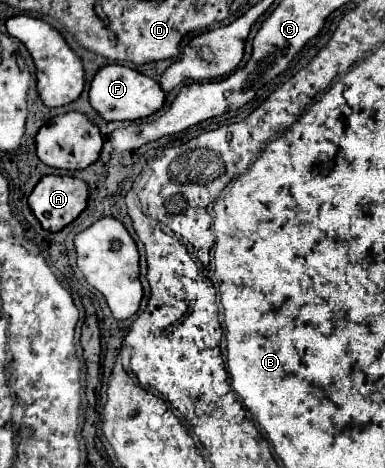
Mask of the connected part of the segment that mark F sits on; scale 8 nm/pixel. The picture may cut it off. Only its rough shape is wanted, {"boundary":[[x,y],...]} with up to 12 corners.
{"boundary":[[122,65],[96,73],[90,105],[106,121],[164,105],[154,79]]}

